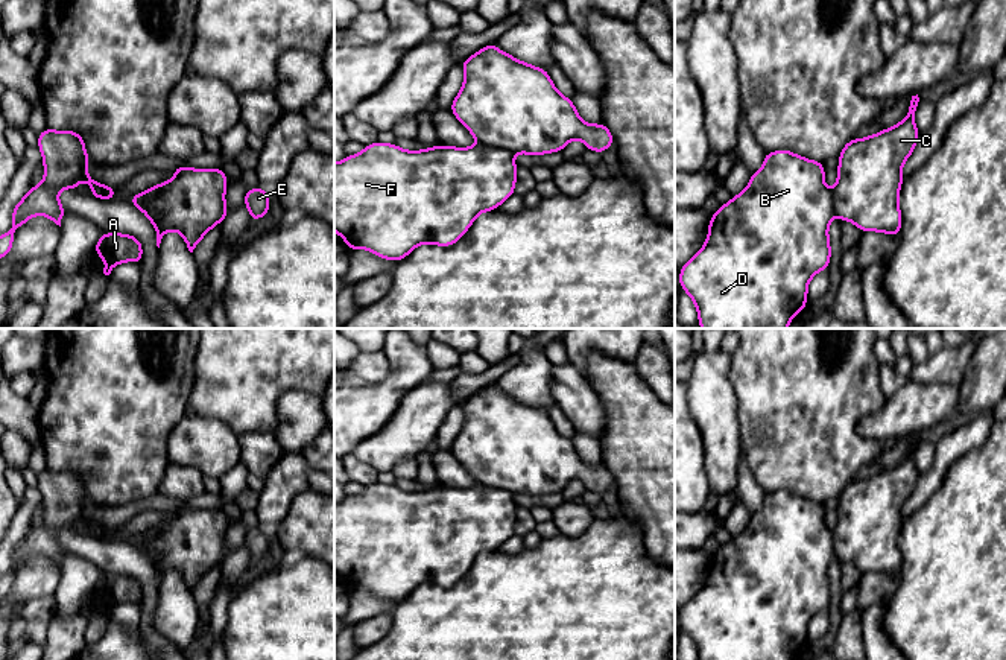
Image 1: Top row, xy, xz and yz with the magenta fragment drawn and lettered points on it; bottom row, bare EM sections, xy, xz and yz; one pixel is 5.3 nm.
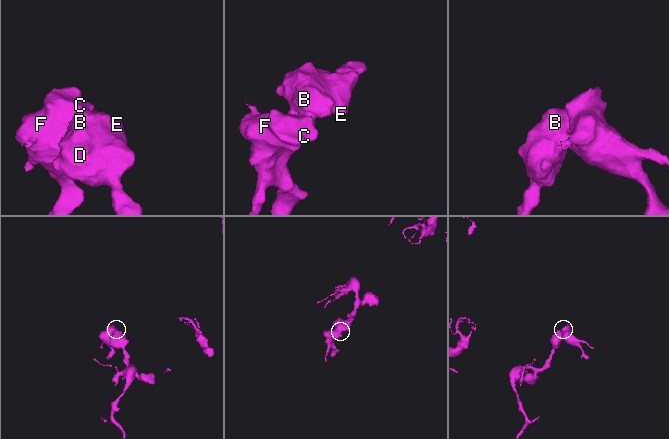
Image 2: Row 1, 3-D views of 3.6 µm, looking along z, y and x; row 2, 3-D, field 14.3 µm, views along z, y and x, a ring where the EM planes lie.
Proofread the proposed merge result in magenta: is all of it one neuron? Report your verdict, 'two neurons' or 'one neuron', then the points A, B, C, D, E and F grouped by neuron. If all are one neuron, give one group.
two neurons | A B D E / C F

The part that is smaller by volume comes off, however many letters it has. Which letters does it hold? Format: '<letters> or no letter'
C, F

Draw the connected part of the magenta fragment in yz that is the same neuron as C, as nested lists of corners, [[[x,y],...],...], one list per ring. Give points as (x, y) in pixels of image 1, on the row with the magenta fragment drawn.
[[[918,94],[912,96],[909,111],[898,125],[849,140],[837,157],[837,182],[831,192],[834,214],[853,222],[862,233],[877,231],[900,237],[903,214],[898,195],[904,181],[901,169],[918,143],[918,102]]]

